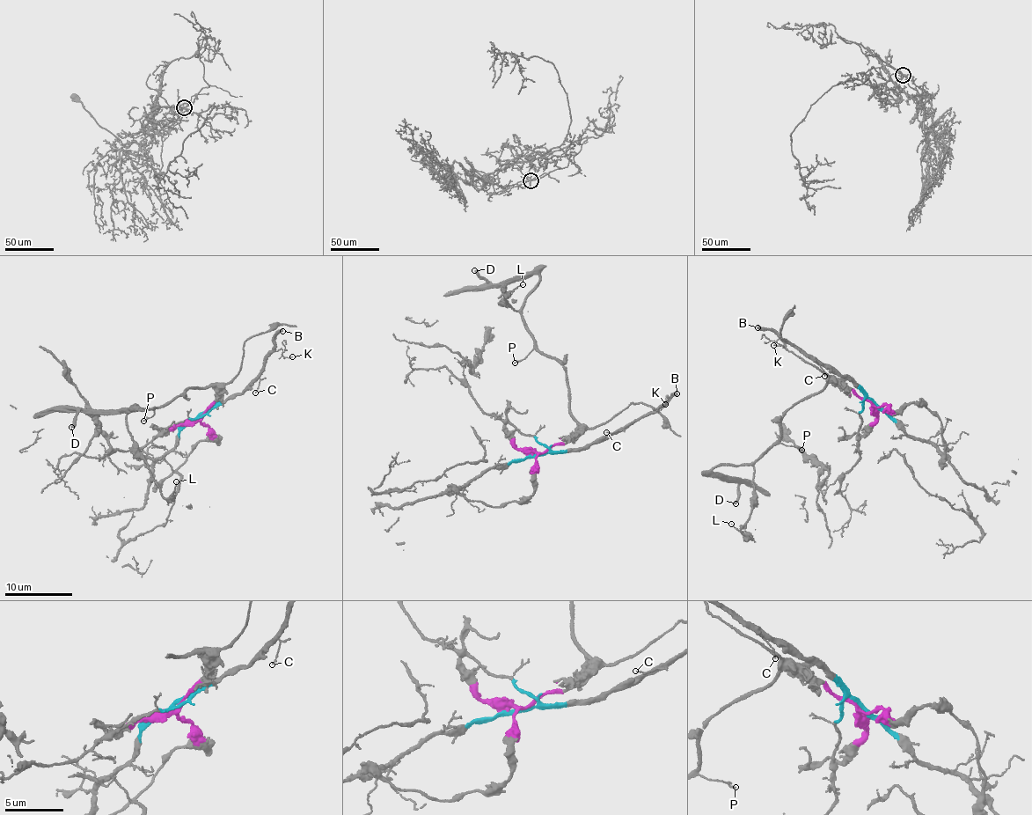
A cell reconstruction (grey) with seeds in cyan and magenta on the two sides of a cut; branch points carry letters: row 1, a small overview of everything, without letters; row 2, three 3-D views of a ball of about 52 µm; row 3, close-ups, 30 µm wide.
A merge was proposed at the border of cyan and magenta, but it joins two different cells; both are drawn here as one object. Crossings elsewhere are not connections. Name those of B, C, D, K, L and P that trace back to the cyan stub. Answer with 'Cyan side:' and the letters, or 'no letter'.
Cyan side: B, C, K

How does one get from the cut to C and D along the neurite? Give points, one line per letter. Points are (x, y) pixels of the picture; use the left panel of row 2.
C: (196, 418), (252, 387), (258, 378), (260, 382), (255, 392)
D: (196, 418), (213, 406), (208, 385), (187, 386), (157, 408), (77, 412), (71, 427)

